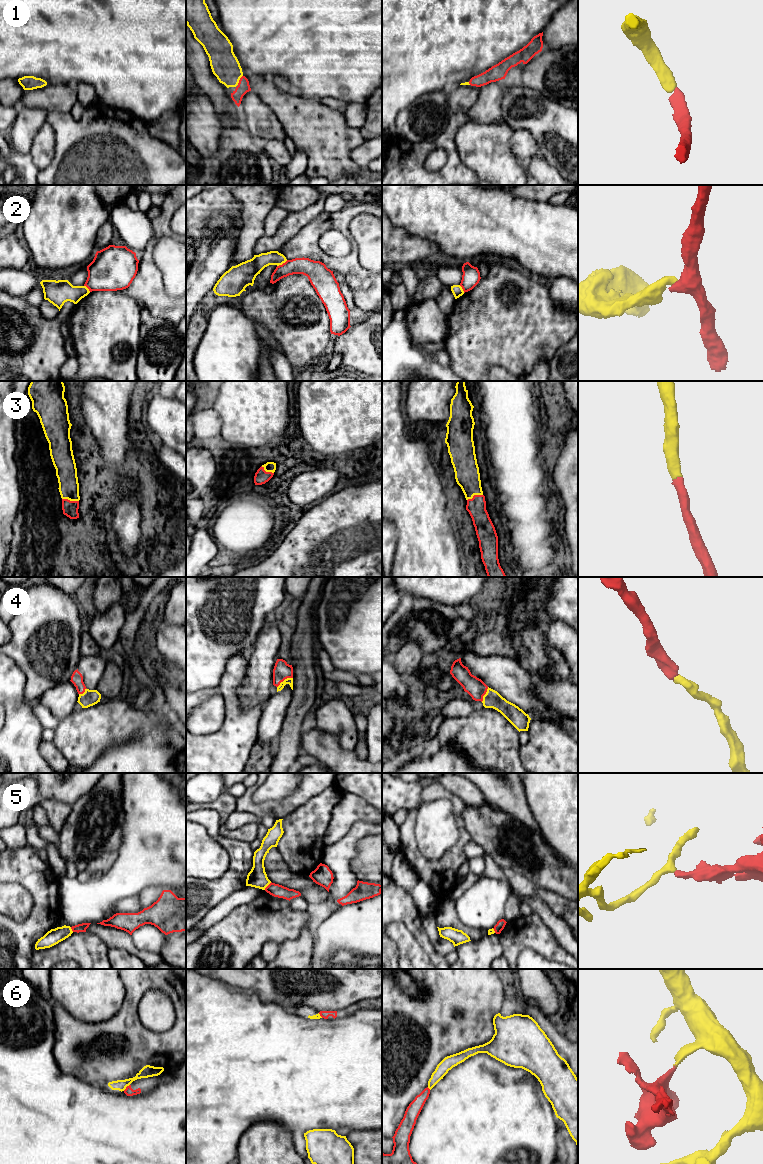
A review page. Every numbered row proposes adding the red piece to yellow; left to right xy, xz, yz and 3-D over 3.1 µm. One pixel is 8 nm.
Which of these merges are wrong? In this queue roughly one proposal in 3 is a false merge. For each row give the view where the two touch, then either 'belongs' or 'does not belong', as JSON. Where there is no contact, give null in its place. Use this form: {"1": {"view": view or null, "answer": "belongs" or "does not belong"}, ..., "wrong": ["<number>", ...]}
{"1": {"view": "xz", "answer": "belongs"}, "2": {"view": "xz", "answer": "does not belong"}, "3": {"view": "xy", "answer": "belongs"}, "4": {"view": "xz", "answer": "belongs"}, "5": {"view": "xz", "answer": "does not belong"}, "6": {"view": "xy", "answer": "does not belong"}, "wrong": ["2", "5", "6"]}

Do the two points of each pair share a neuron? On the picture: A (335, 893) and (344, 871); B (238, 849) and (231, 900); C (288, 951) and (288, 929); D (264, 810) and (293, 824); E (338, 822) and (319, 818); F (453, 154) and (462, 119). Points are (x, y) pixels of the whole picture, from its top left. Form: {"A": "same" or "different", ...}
{"A": "same", "B": "different", "C": "different", "D": "different", "E": "different", "F": "same"}

